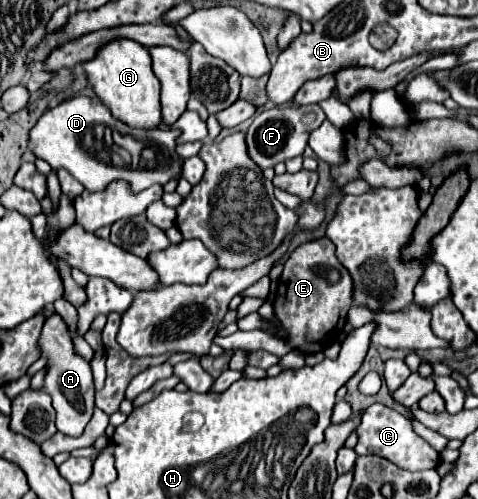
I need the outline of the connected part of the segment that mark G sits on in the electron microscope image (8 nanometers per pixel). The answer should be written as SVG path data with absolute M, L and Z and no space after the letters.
M115 39L103 45L99 53L87 63L83 63L87 73L87 81L91 83L93 91L101 99L107 109L131 127L141 129L155 129L161 123L161 103L159 93L161 85L151 67L151 55L147 47L131 41L131 39Z

